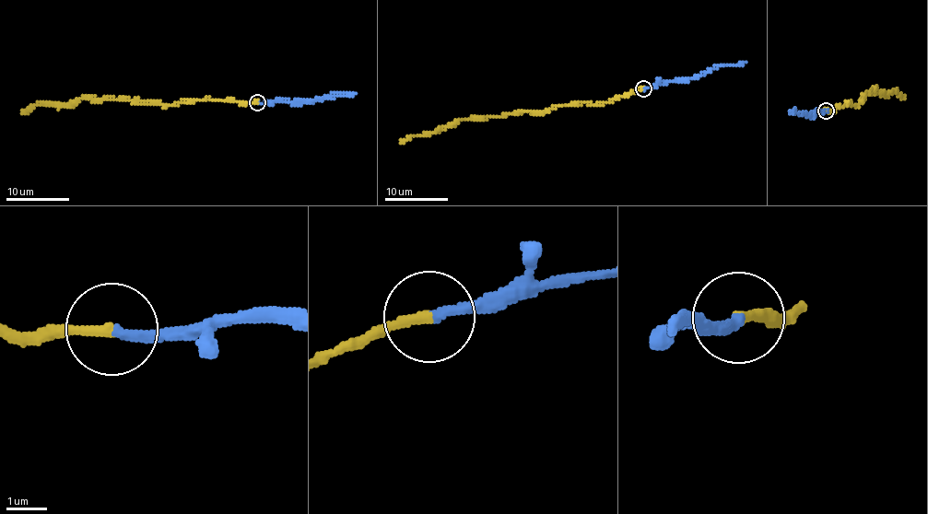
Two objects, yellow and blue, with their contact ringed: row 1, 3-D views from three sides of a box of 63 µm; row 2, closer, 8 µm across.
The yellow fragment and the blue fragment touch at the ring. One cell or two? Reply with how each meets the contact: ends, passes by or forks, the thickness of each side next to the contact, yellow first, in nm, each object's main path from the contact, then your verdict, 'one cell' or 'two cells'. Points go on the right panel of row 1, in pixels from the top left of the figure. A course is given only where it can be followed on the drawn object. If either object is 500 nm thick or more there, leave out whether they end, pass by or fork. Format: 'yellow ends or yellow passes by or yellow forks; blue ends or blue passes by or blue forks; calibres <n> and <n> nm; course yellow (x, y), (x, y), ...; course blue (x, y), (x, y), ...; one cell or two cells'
yellow ends; blue ends; calibres 280 and 240 nm; course yellow (825, 110), (848, 102), (856, 105), (875, 87), (885, 94), (897, 90), (906, 98); course blue (825, 110), (808, 116), (790, 110); one cell

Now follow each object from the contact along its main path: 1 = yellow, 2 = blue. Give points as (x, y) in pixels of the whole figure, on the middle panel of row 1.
1: (643, 88), (596, 104), (574, 103), (548, 110), (464, 119), (450, 127), (424, 134), (413, 134), (400, 144)
2: (643, 88), (698, 77), (718, 65), (745, 63)

